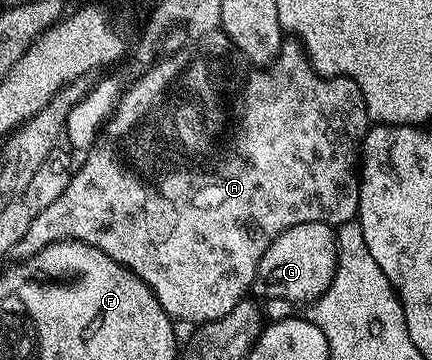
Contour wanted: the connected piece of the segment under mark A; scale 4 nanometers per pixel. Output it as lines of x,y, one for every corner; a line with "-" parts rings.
224,31
209,32
204,36
198,36
190,41
186,46
182,47
178,52
172,56
163,55
161,59
150,65
150,68
138,80
135,80
129,88
123,92
121,98
118,100
117,106
114,108
114,113
111,114
109,120
102,125
102,131
99,132
98,137
94,139
94,145
84,153
81,157
82,165
73,169
68,186
62,194
50,206
44,210
40,210
40,214
36,214
36,218
32,222
32,226
28,230
28,234
24,234
22,243
20,245
23,253
29,254
32,252
39,252
41,248
48,244
55,244
57,240
79,240
85,244
96,246
100,250
104,250
104,254
108,254
116,262
120,262
126,268
131,268
137,276
142,279
147,286
152,290
152,294
156,294
156,298
160,302
170,319
175,322
183,320
186,324
196,324
195,326
205,326
212,323
214,320
222,319
230,311
233,310
239,301
243,299
251,291
251,284
257,276
257,267
260,263
261,255
264,254
270,243
284,230
289,227
296,226
298,223
318,222
331,224
337,226
340,224
349,224
357,217
358,214
358,181
360,179
359,173
356,169
360,164
360,149
362,141
366,139
368,129
371,127
372,121
370,115
366,113
366,103
364,102
364,94
360,90
360,86
356,86
356,82
351,80
348,76
322,76
310,64
310,57
306,55
301,43
290,42
283,43
278,55
272,59
267,66
255,65
235,47
231,39
227,37

